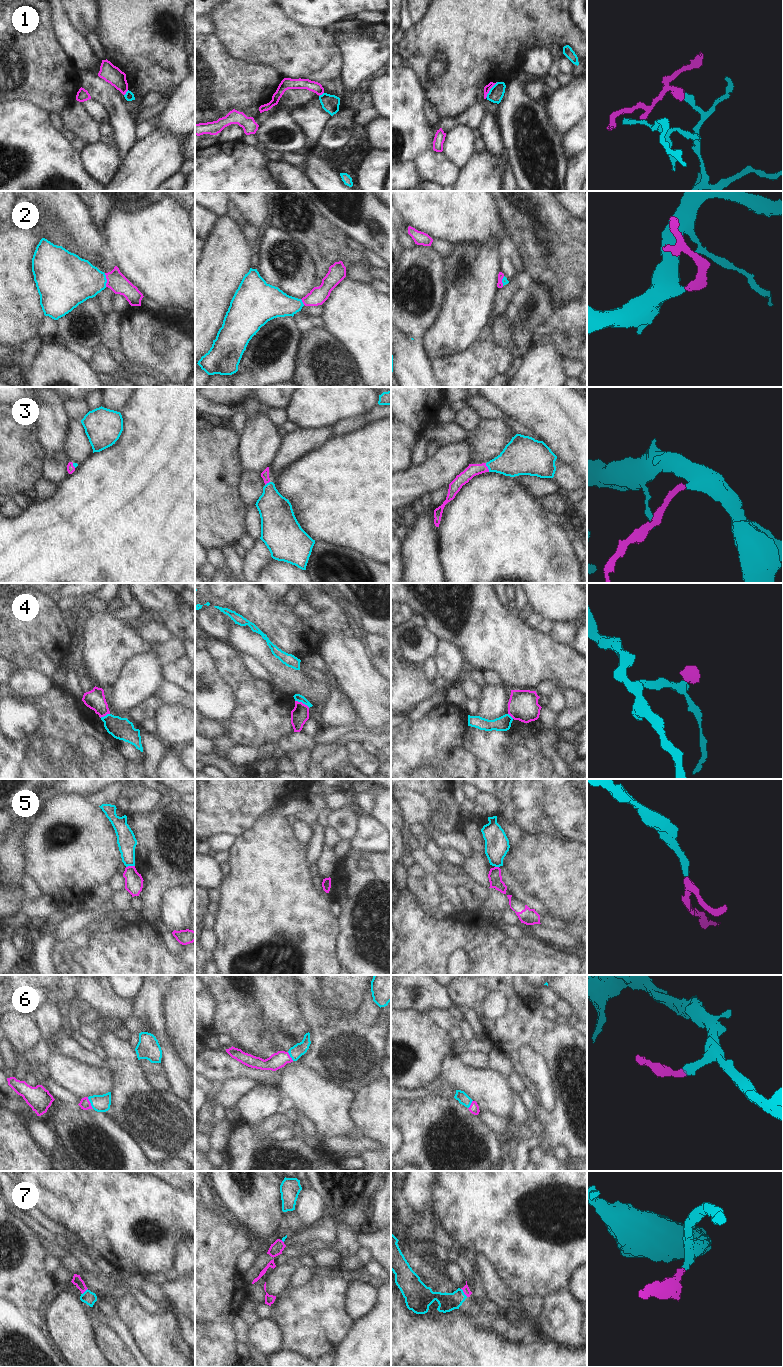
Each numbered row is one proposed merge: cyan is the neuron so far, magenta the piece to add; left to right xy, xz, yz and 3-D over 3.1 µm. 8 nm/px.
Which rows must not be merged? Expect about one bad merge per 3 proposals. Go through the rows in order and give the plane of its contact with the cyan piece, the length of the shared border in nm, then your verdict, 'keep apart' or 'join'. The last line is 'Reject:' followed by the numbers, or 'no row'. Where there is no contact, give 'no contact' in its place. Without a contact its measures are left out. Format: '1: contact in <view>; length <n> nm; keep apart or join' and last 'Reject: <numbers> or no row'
1: contact in yz; length 160 nm; keep apart
2: contact in xy; length 110 nm; join
3: contact in yz; length 80 nm; join
4: contact in xz; length 130 nm; keep apart
5: contact in xy; length 70 nm; keep apart
6: contact in xy; length 110 nm; join
7: contact in yz; length 90 nm; join
Reject: 1, 4, 5

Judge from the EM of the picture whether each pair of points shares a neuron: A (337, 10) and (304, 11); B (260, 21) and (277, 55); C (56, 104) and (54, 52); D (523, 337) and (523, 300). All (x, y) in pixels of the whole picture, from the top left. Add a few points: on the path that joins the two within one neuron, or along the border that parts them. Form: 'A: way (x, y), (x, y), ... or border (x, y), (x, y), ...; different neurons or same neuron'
A: way (329, 10), (312, 10); same neuron
B: way (262, 29), (277, 44), (277, 47); same neuron
C: way (56, 91), (55, 65); same neuron
D: way (523, 328), (523, 309); same neuron

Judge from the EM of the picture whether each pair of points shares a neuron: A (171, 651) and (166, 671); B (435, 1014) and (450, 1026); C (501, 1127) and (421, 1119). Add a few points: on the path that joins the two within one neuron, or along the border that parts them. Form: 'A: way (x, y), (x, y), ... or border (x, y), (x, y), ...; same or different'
A: border (184, 655), (162, 666); different
B: way (439, 1016), (446, 1022); same
C: border (477, 1115), (506, 1141); different

